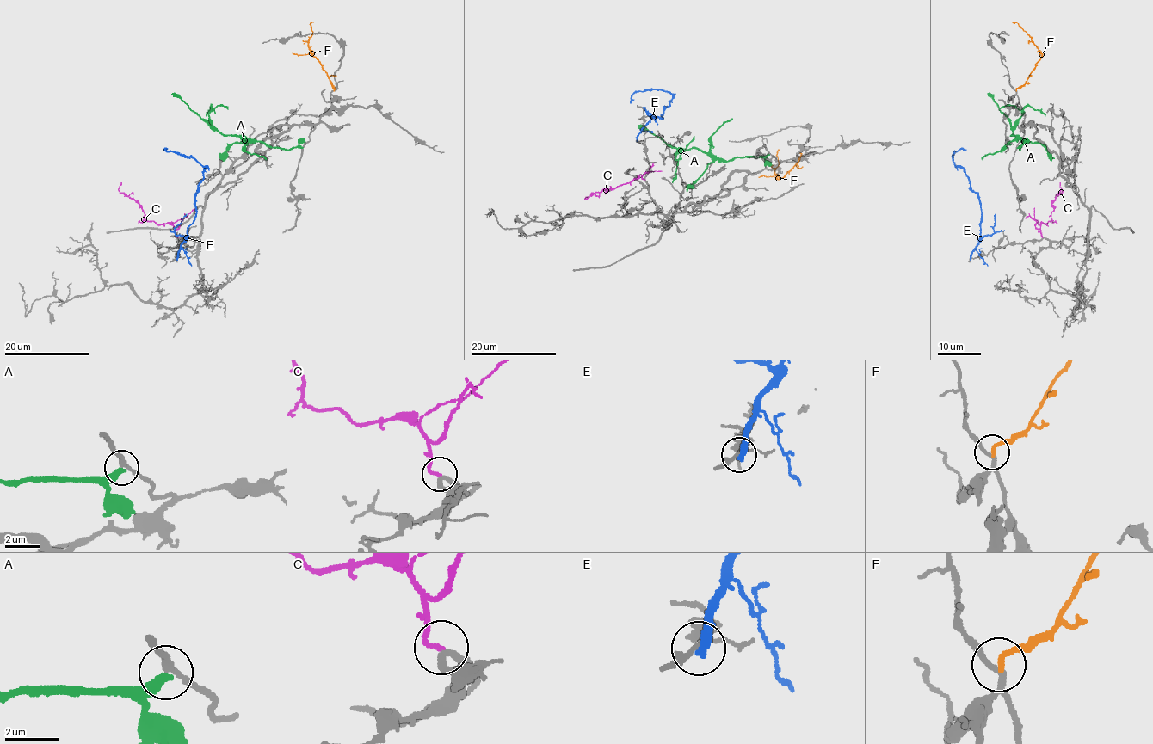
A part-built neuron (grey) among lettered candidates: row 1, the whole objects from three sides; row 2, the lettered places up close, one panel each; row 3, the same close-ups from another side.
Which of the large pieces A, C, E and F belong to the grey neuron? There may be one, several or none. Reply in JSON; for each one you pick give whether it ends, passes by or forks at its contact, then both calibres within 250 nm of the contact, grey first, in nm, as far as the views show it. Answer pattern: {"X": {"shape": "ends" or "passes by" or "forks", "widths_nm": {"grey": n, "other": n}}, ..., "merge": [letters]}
{"C": {"shape": "ends", "widths_nm": {"grey": 220, "other": 160}}, "merge": ["C"]}

